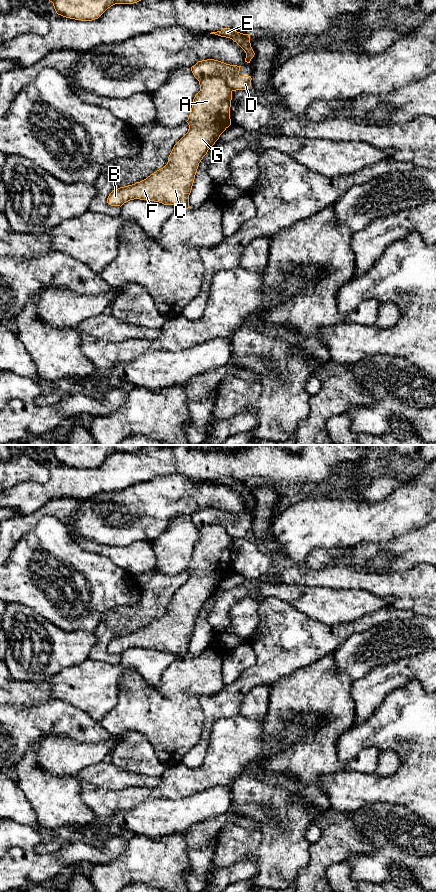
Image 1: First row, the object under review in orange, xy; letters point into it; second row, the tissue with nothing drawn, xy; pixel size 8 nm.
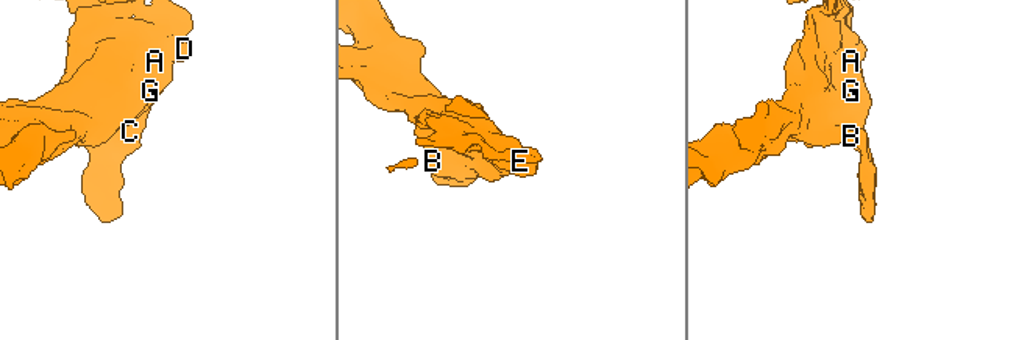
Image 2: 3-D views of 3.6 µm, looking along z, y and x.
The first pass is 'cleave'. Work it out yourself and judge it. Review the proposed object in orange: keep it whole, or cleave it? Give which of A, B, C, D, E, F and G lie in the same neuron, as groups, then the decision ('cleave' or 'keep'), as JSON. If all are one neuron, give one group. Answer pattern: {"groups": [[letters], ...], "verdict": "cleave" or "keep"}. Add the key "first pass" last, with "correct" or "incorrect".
{"groups": [["A", "B", "C", "F", "G"], ["D", "E"]], "verdict": "cleave", "first pass": "correct"}

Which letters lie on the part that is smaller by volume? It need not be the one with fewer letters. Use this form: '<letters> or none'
D, E

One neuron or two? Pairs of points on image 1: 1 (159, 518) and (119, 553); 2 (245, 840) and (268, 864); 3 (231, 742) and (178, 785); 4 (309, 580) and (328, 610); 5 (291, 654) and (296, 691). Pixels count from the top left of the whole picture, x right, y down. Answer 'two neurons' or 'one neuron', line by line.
1: two neurons
2: one neuron
3: one neuron
4: two neurons
5: two neurons

